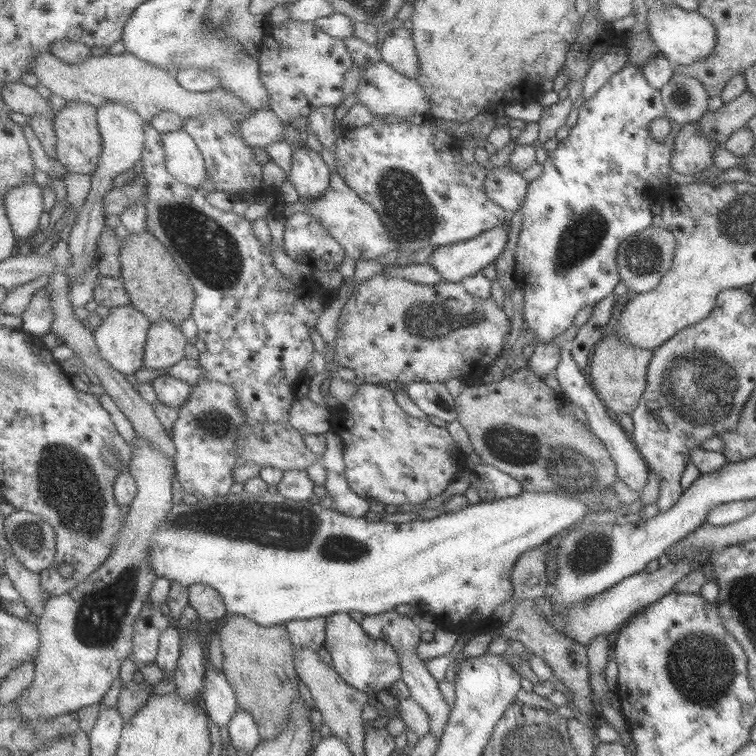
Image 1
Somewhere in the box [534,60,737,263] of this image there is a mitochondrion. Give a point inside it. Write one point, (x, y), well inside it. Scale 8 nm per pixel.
(682, 97)

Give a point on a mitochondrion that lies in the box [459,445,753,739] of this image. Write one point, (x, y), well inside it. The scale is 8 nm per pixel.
(702, 677)

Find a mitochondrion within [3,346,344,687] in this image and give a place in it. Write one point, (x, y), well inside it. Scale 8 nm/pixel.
(67, 481)

